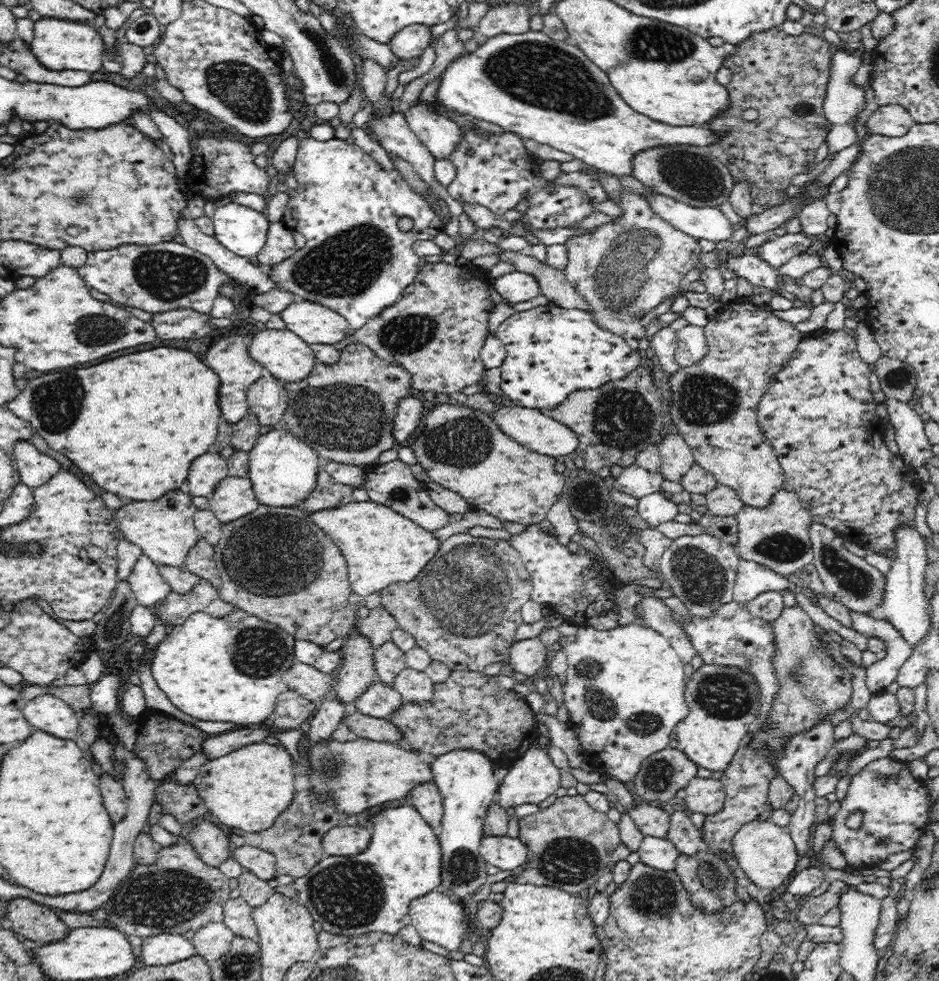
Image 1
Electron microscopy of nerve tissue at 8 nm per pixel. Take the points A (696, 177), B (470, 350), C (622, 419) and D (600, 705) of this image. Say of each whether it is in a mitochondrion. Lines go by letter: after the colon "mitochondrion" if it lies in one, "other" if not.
A: mitochondrion
B: other
C: mitochondrion
D: mitochondrion

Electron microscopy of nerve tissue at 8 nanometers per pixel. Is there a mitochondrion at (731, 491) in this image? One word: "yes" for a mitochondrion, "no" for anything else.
no

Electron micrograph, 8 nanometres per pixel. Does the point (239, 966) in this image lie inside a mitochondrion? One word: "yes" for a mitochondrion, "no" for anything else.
yes

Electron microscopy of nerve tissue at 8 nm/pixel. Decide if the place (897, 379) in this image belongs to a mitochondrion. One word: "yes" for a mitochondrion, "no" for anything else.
yes

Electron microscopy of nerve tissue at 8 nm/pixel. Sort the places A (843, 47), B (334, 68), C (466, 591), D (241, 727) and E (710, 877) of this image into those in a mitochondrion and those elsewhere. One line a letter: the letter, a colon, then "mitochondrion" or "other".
A: other
B: mitochondrion
C: mitochondrion
D: other
E: mitochondrion

